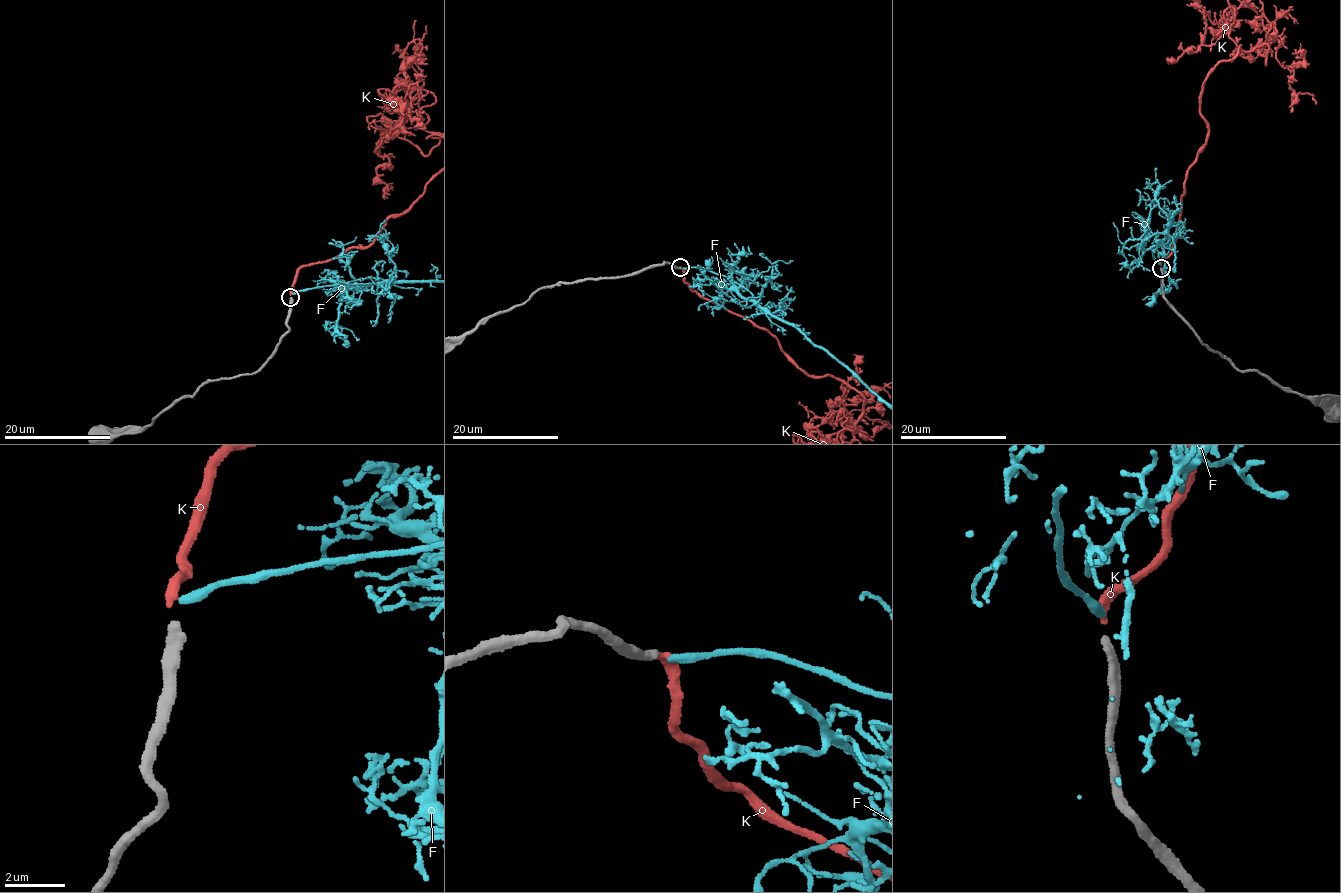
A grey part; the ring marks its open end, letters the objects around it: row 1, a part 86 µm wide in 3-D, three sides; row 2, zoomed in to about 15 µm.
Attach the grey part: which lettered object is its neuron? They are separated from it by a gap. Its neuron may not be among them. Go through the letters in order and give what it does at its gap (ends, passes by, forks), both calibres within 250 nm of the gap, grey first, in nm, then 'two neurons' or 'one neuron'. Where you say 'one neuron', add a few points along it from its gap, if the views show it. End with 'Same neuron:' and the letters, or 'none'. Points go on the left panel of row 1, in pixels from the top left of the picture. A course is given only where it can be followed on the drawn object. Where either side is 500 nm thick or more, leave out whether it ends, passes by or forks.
F: it ends | 340/280 nm | two neurons
K: it ends | 340/300 nm | one neuron
Same neuron: K

